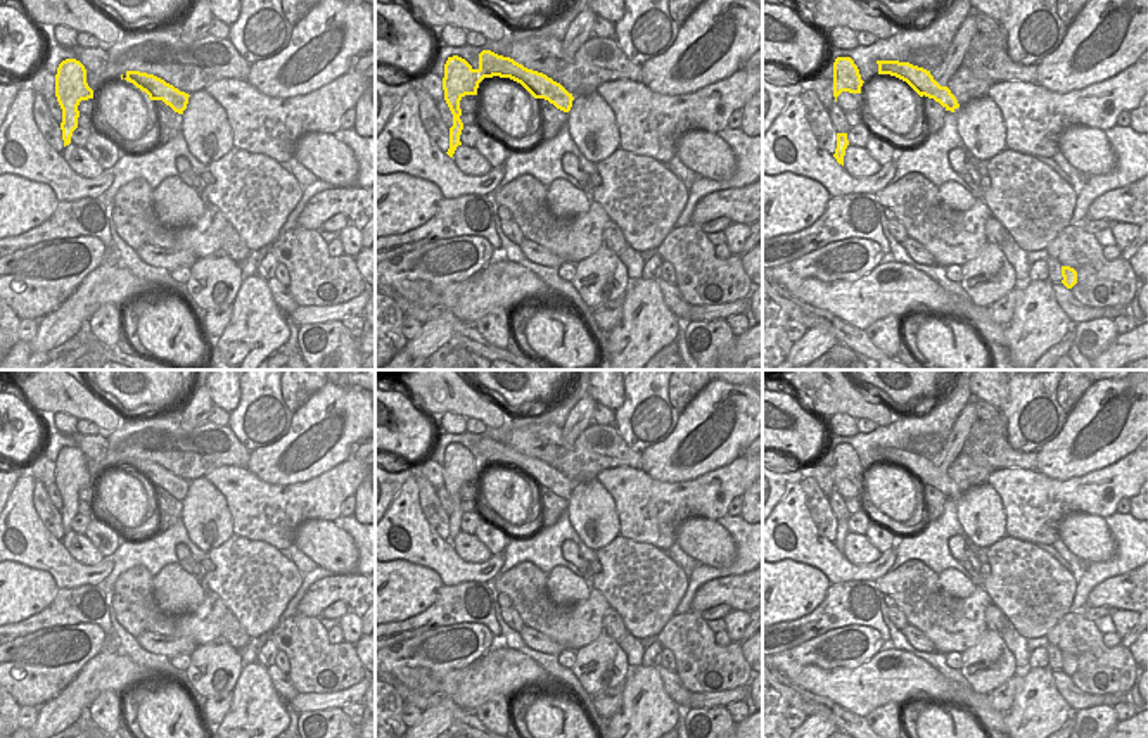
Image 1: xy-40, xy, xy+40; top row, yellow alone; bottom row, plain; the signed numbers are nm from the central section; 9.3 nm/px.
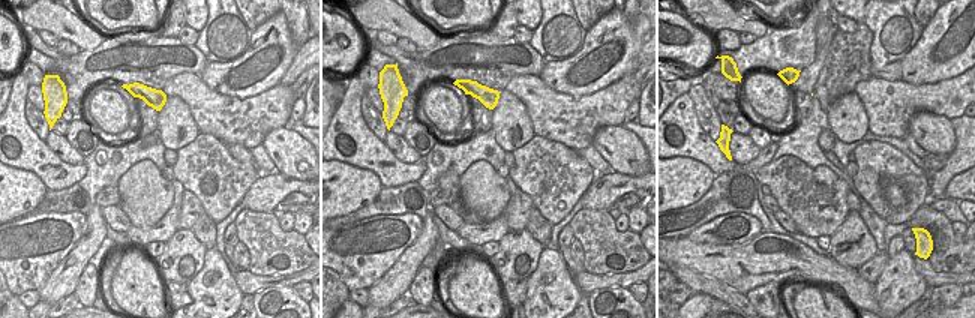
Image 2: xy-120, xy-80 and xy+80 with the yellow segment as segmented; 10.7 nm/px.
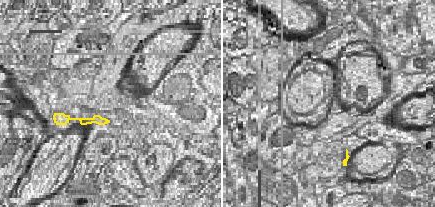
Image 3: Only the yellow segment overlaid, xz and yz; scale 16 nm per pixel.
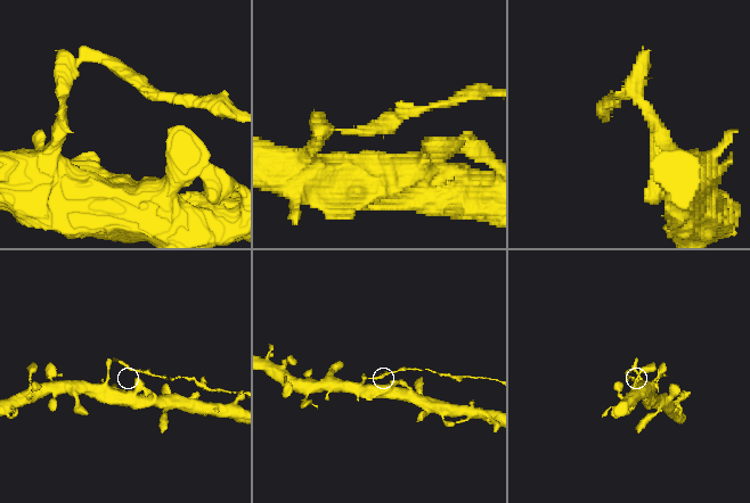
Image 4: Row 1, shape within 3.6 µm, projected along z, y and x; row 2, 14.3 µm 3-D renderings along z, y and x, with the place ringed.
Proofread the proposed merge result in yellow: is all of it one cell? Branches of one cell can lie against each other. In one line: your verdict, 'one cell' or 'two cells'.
two cells

